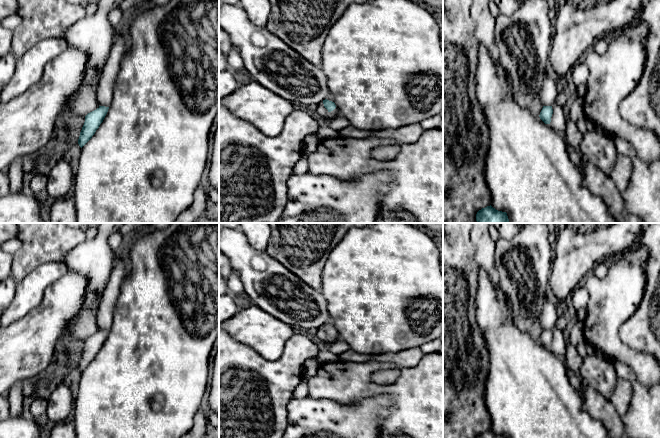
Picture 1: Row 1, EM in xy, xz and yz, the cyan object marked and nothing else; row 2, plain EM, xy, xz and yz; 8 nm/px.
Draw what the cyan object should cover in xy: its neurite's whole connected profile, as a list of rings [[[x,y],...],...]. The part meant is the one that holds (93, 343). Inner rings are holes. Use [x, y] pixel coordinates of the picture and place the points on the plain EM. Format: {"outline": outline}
{"outline": [[[99,330],[96,334],[85,340],[85,346],[80,356],[78,368],[82,372],[95,358],[100,348],[103,346],[109,331]]]}

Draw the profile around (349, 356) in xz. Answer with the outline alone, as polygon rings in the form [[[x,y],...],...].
[[[349,349],[348,351],[339,355],[340,362],[368,363],[375,360],[378,360],[378,356],[363,355],[363,354],[357,353],[352,349]]]

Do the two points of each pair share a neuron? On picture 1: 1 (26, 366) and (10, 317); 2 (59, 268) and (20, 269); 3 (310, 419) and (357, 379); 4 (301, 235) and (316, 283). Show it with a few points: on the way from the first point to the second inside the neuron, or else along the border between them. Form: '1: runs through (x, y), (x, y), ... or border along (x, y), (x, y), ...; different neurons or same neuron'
1: border along (32, 309), (10, 324); different neurons
2: border along (57, 261), (40, 264), (17, 284); different neurons
3: border along (309, 395), (345, 404), (355, 401); different neurons
4: runs through (303, 247), (310, 271); same neuron

